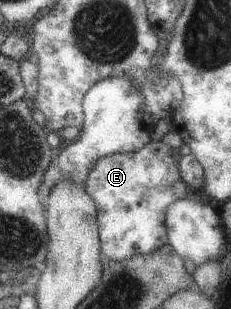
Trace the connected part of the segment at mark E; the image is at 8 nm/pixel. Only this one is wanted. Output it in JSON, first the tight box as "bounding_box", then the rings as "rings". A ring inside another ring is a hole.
{"bounding_box":[85,140,193,262],"rings":[[[154,140],[138,151],[105,155],[95,161],[85,186],[97,203],[101,250],[115,262],[132,260],[134,256],[148,255],[164,248],[169,243],[167,213],[170,207],[178,200],[190,198],[193,191],[183,178],[178,151]]]}

